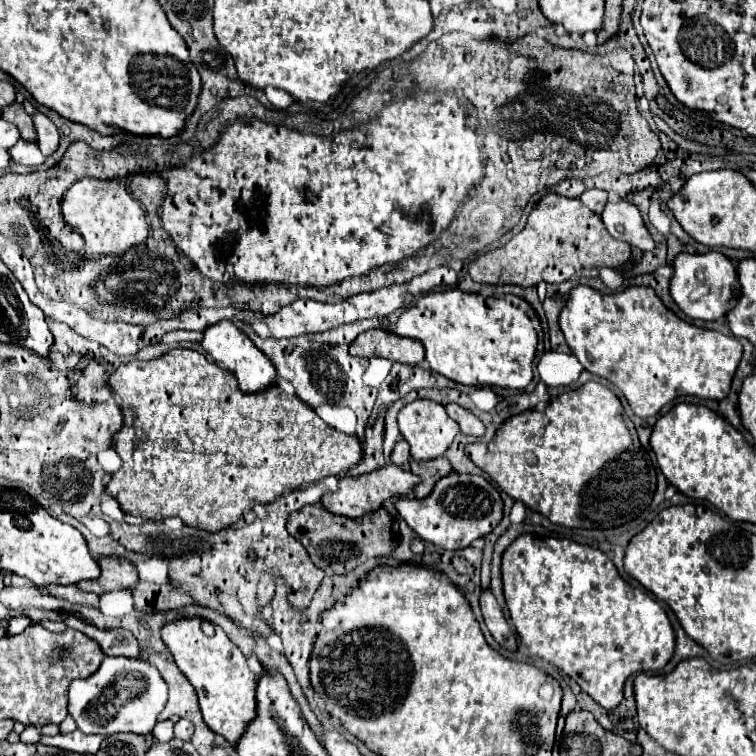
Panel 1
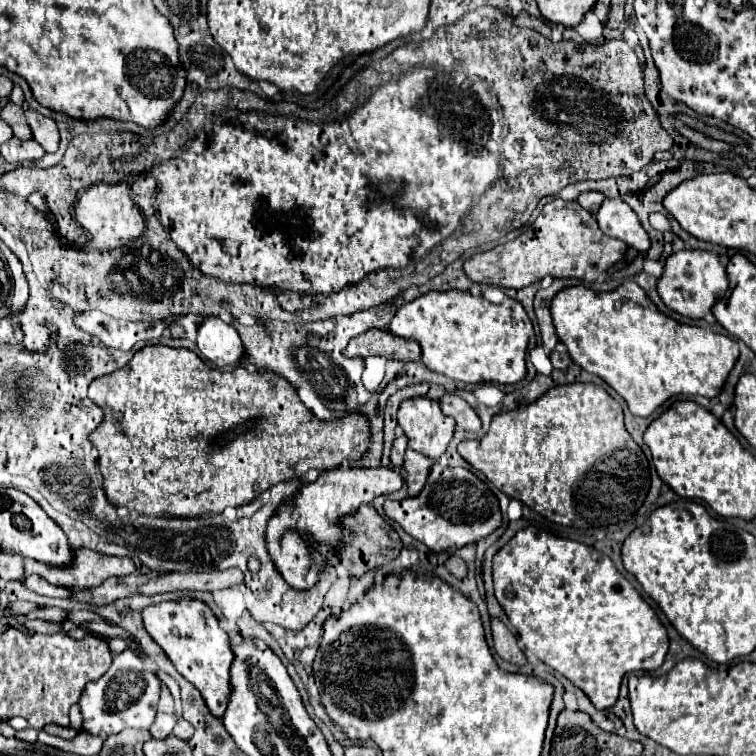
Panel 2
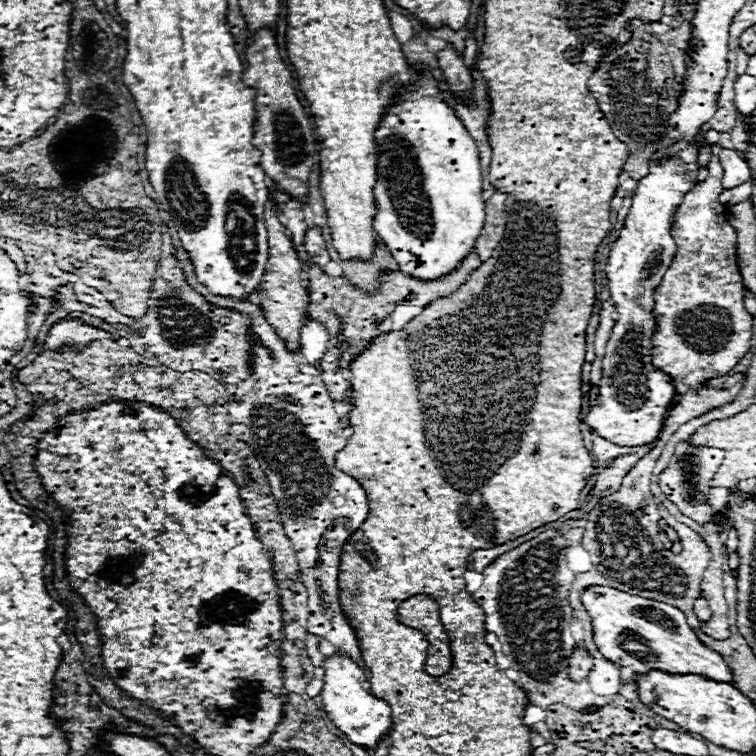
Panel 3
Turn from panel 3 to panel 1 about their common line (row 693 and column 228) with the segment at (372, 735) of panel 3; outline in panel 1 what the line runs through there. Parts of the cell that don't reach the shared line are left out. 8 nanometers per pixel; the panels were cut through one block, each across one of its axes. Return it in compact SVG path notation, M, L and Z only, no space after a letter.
M224 320L224 322L216 322L212 326L208 326L204 330L204 338L202 338L202 348L206 350L208 356L212 356L212 360L220 366L230 370L236 378L238 384L244 392L260 392L266 390L268 386L274 384L276 378L276 370L272 366L272 362L254 346L254 342L240 330L236 328L232 322Z

